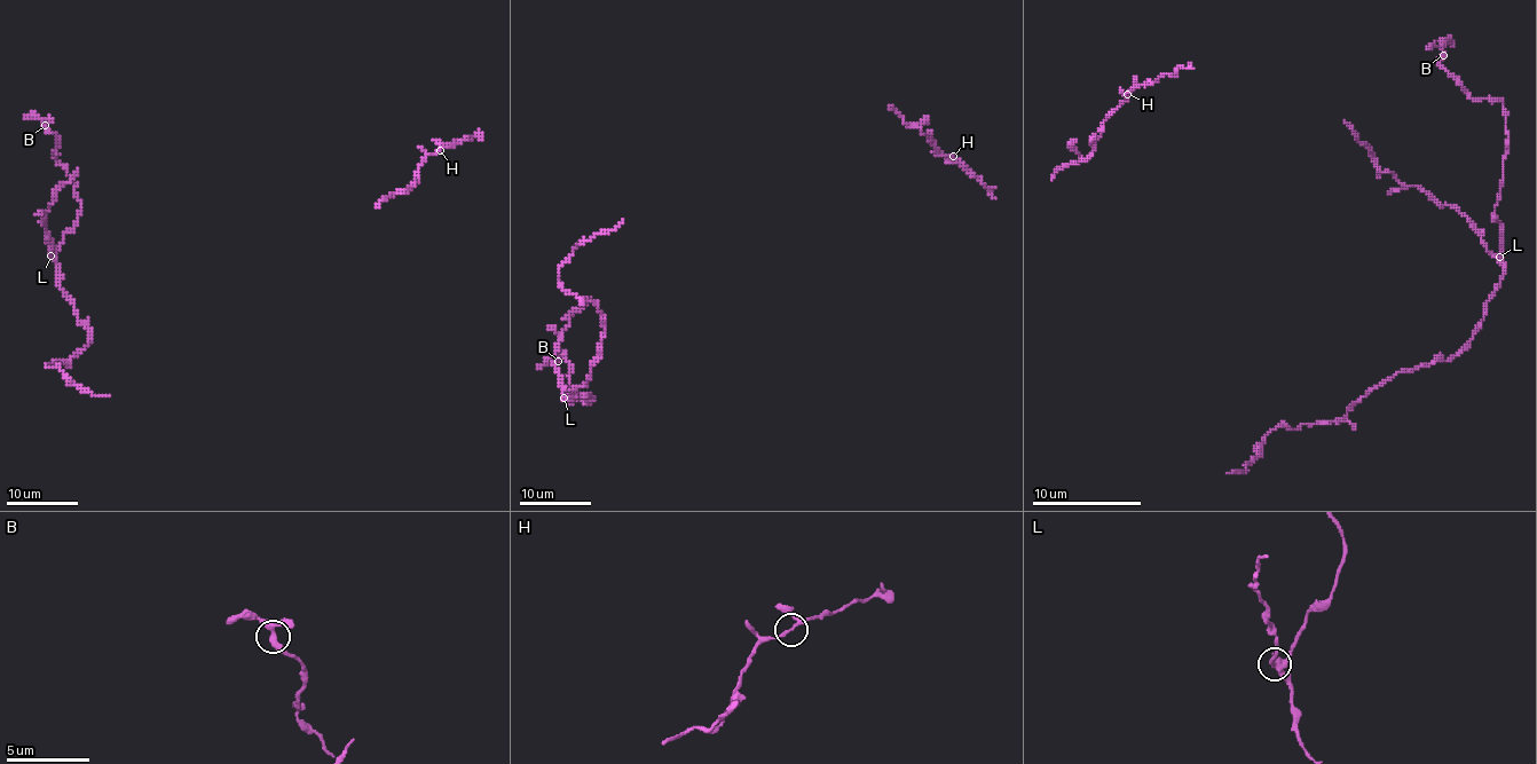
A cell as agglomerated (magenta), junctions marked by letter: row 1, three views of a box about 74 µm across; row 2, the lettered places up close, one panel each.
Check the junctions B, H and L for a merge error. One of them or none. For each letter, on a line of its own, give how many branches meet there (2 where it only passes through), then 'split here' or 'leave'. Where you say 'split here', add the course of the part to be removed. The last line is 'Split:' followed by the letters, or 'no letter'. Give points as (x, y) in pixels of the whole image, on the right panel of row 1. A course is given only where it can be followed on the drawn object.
B: 3 | leave
H: 3 | leave
L: 3 | split here | (1500, 257), (1453, 207), (1434, 203), (1374, 164), (1369, 148), (1345, 120)
Split: L

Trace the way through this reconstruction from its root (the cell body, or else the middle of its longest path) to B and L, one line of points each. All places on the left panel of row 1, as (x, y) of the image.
B: (102, 396), (45, 364), (80, 354), (91, 336), (61, 286), (55, 254), (80, 199), (45, 125)
L: (102, 396), (83, 391), (57, 367), (45, 364), (80, 354), (91, 336), (62, 290), (57, 264), (50, 257)

